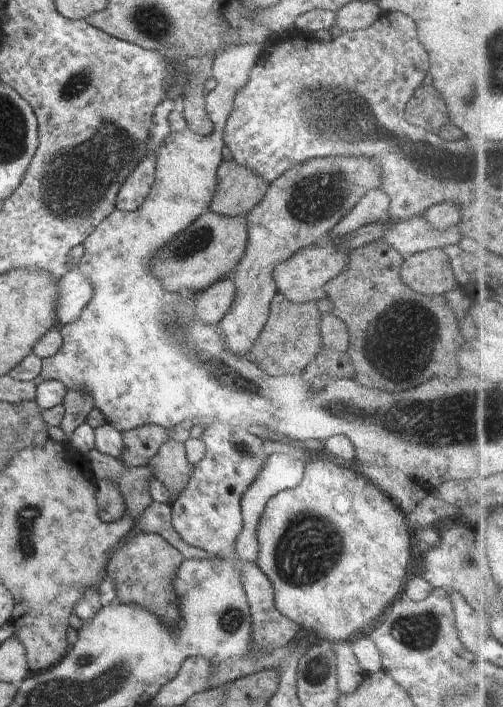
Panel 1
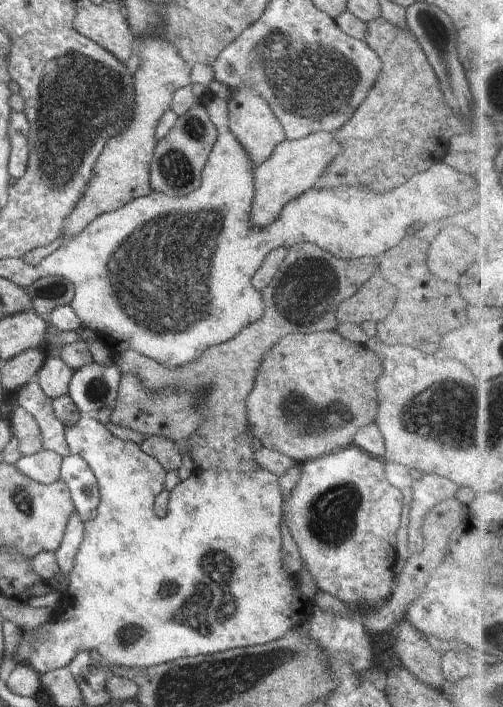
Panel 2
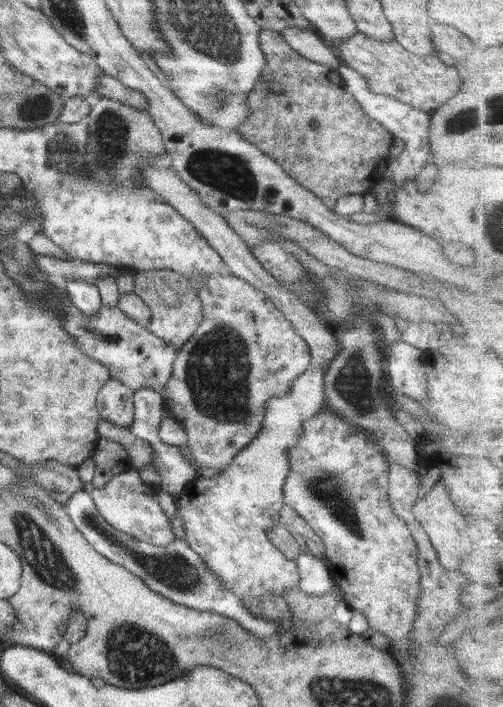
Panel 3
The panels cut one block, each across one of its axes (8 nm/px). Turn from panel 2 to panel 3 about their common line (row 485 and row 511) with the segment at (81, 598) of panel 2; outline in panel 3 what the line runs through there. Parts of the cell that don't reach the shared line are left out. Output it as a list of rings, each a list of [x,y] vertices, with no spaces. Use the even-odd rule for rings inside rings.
[[[311,362],[309,370],[305,374],[296,378],[290,386],[290,392],[280,396],[280,398],[268,398],[264,406],[264,420],[262,428],[256,434],[256,438],[242,448],[234,456],[232,462],[222,469],[222,472],[210,478],[196,478],[186,484],[183,490],[176,496],[176,513],[184,521],[184,530],[186,541],[194,552],[206,561],[210,567],[223,582],[228,584],[231,592],[234,592],[239,598],[251,598],[253,601],[259,600],[262,595],[280,595],[285,592],[298,590],[299,568],[294,559],[289,559],[268,540],[266,529],[276,525],[279,522],[280,509],[284,506],[283,486],[286,482],[286,476],[290,474],[290,461],[288,461],[288,452],[298,444],[302,436],[302,422],[310,420],[316,416],[316,412],[325,405],[324,394],[324,369],[315,366]],[[131,470],[112,476],[102,488],[94,488],[89,494],[93,498],[98,512],[104,520],[116,530],[124,532],[136,540],[146,541],[158,546],[170,544],[176,534],[172,531],[170,519],[158,505],[157,487],[144,483],[139,476],[139,470]],[[181,494],[189,494],[190,504],[178,504]]]

